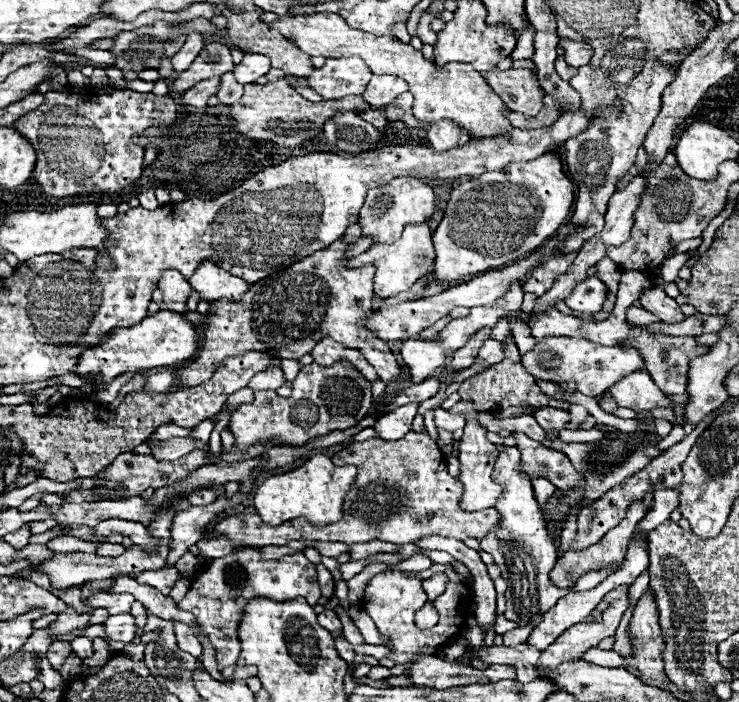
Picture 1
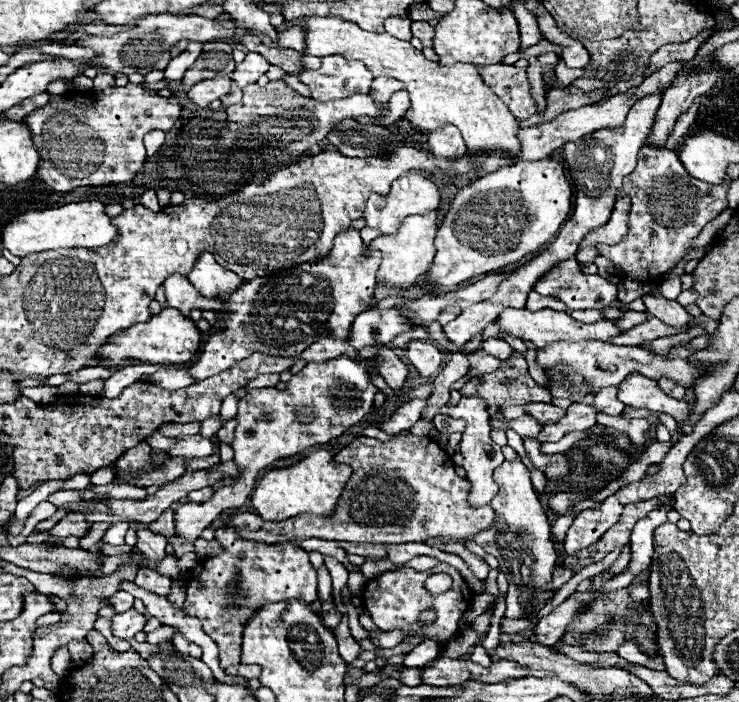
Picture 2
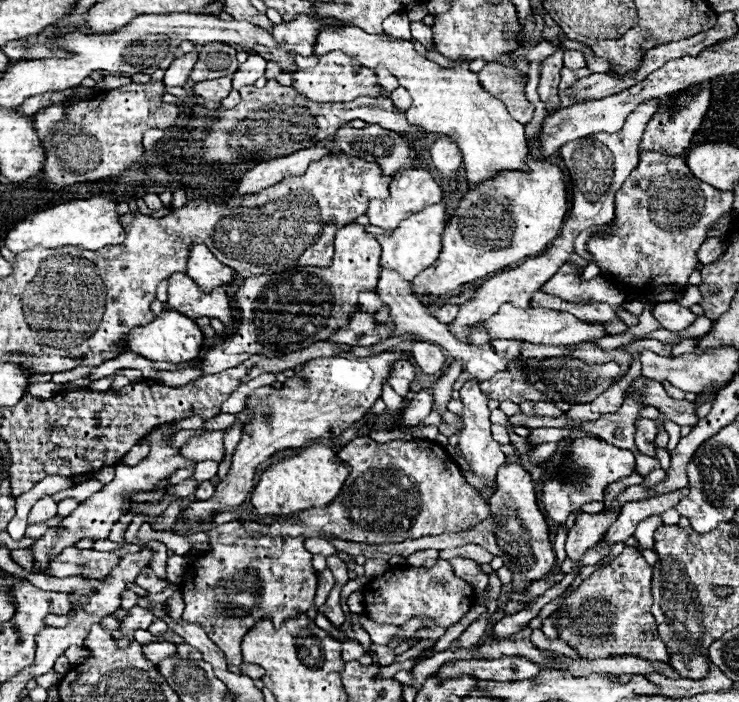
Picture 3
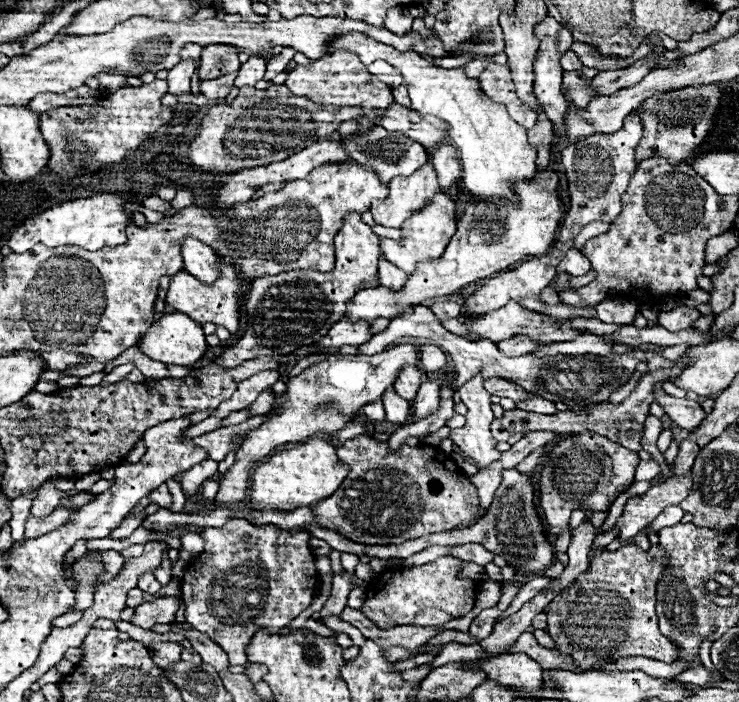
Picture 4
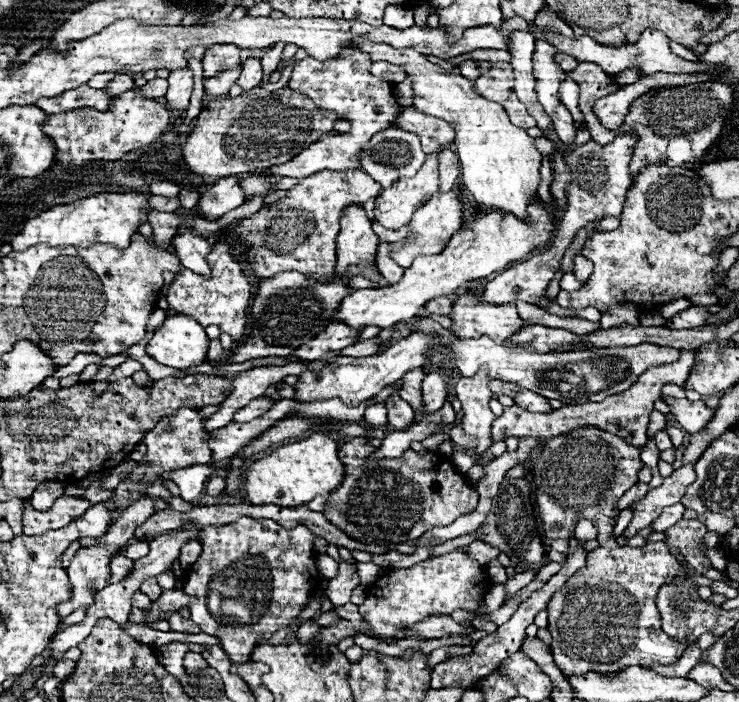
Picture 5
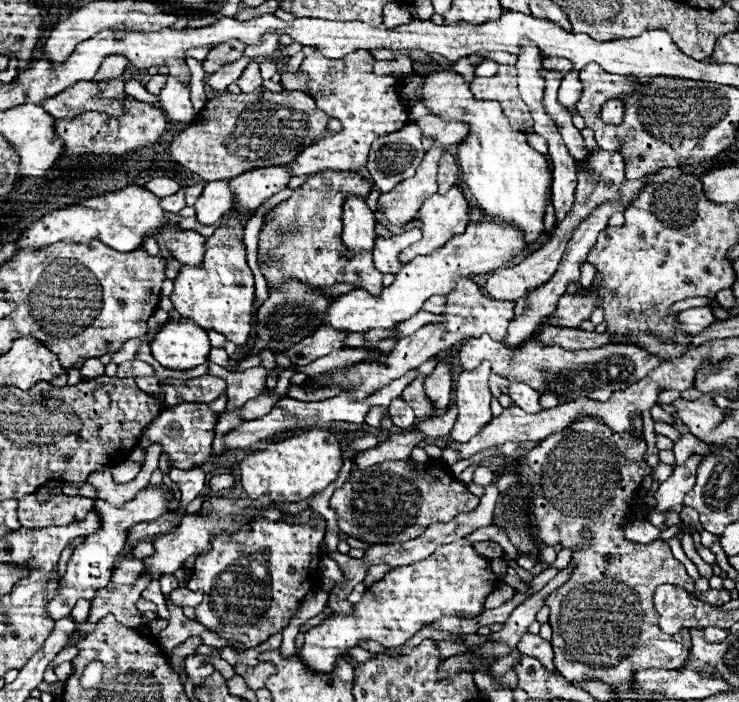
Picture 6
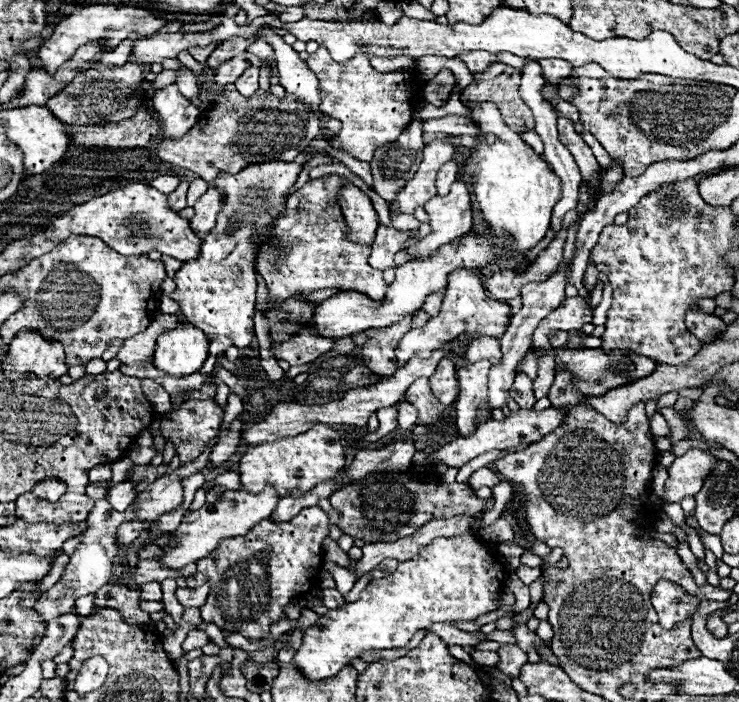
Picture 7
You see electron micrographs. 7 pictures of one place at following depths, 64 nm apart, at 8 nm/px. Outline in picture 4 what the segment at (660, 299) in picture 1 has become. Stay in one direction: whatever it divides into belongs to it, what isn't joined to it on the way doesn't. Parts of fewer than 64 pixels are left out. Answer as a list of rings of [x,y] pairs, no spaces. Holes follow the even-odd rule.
[[[682,306],[682,308],[674,308],[670,312],[660,312],[658,316],[658,324],[676,332],[676,330],[686,330],[690,328],[702,314],[696,310],[696,308],[688,308],[688,306]]]

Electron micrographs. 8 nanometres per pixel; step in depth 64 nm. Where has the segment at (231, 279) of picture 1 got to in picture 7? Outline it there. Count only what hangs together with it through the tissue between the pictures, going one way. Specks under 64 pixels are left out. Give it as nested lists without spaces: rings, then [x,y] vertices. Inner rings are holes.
[[[142,182],[122,186],[104,196],[96,196],[86,204],[74,206],[70,212],[60,214],[46,224],[46,234],[52,240],[64,240],[72,234],[96,236],[124,256],[140,256],[158,250],[180,262],[194,260],[200,254],[202,244],[202,240],[190,230],[190,222],[178,212],[168,210],[168,196]]]

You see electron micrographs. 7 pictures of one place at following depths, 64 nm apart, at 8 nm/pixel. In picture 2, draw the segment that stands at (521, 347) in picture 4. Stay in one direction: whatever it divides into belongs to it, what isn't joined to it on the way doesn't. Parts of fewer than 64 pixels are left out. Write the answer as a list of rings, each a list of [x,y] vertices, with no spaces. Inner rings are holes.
[[[488,338],[488,340],[482,344],[482,350],[484,350],[486,354],[498,358],[498,360],[506,360],[506,358],[512,356],[512,352],[514,352],[514,348],[508,346],[508,342],[504,342],[504,340],[500,340],[500,338]]]

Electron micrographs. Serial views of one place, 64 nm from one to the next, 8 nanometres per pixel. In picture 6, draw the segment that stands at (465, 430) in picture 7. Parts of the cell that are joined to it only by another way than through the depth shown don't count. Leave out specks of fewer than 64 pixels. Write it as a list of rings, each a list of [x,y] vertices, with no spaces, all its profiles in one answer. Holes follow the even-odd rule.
[[[480,362],[470,372],[462,372],[456,382],[456,406],[458,420],[452,428],[452,438],[456,442],[468,442],[472,436],[480,432],[480,426],[492,420],[490,414],[490,388],[488,388],[490,364]]]

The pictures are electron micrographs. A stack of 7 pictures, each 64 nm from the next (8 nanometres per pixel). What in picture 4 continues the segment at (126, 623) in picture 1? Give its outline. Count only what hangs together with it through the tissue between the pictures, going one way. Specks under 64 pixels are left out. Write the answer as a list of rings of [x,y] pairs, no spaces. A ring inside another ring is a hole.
[[[164,596],[156,598],[154,602],[144,602],[136,608],[132,624],[142,626],[146,630],[150,630],[154,624],[172,624],[180,602],[180,596]]]

